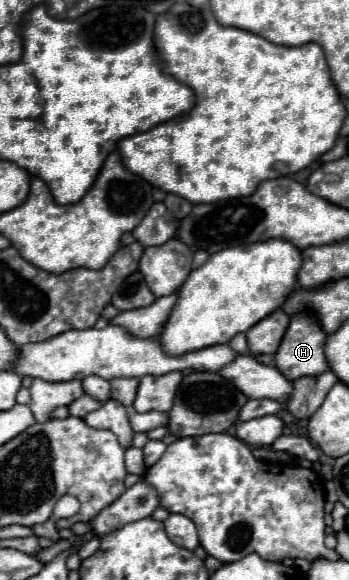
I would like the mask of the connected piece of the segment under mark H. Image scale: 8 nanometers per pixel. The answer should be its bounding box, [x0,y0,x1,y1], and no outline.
[276,313,328,381]

